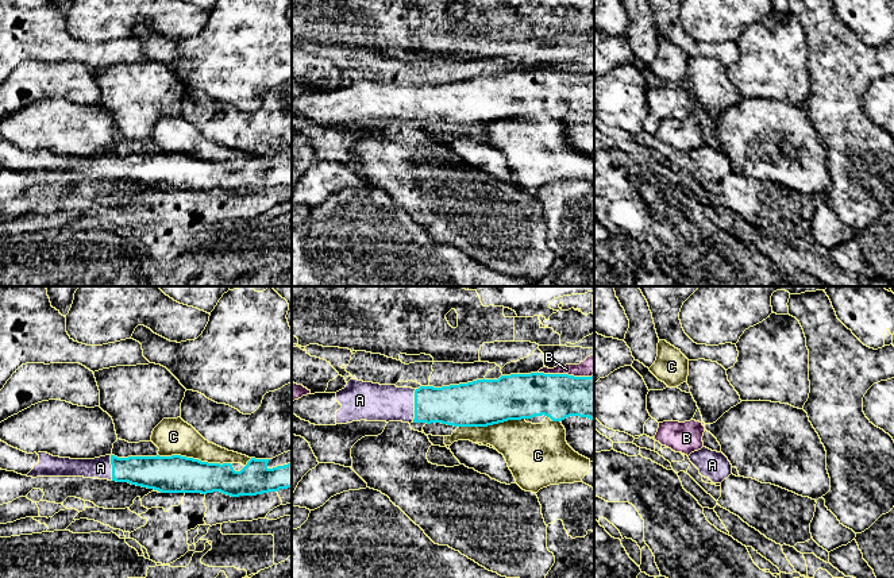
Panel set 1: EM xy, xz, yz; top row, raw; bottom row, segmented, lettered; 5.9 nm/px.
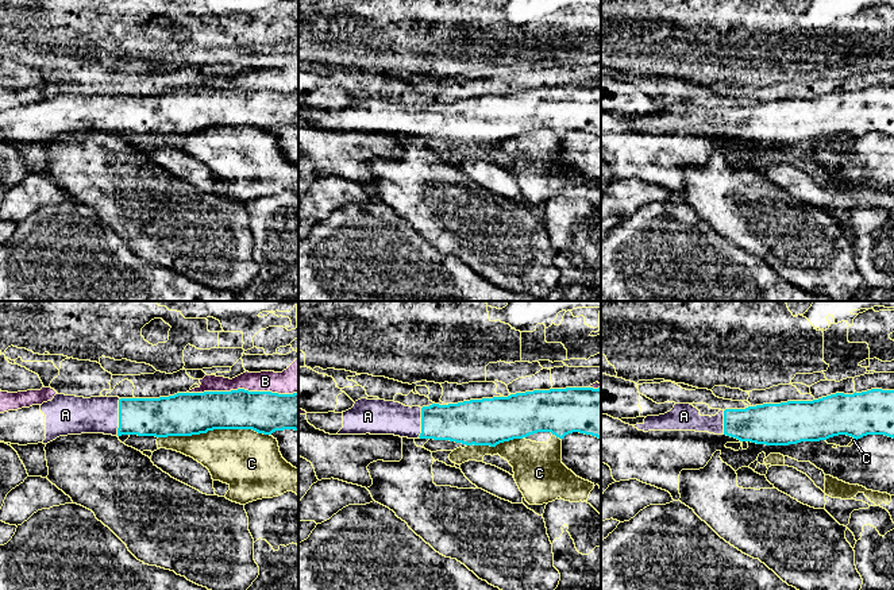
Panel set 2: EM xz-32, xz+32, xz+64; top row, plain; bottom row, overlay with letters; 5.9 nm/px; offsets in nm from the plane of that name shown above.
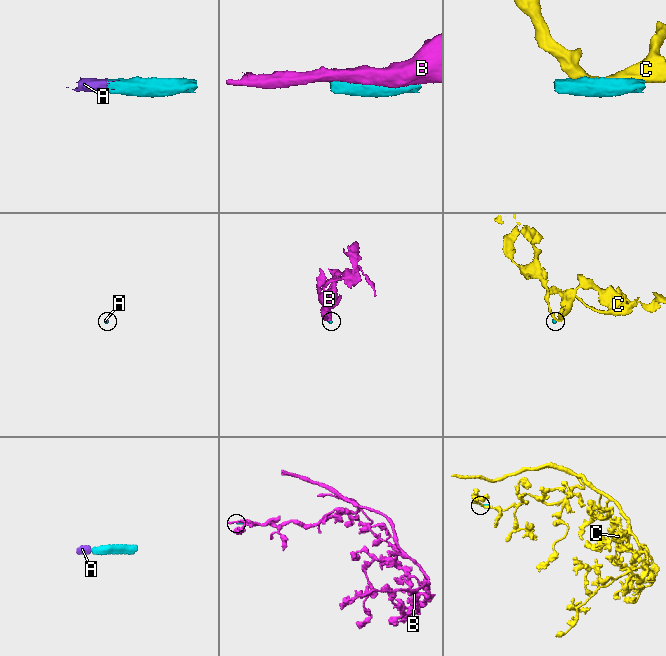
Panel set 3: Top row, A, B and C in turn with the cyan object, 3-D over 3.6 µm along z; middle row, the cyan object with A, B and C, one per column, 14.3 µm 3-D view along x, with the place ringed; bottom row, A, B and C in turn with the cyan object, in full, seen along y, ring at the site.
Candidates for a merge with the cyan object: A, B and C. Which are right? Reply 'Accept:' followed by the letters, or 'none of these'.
Accept: A

